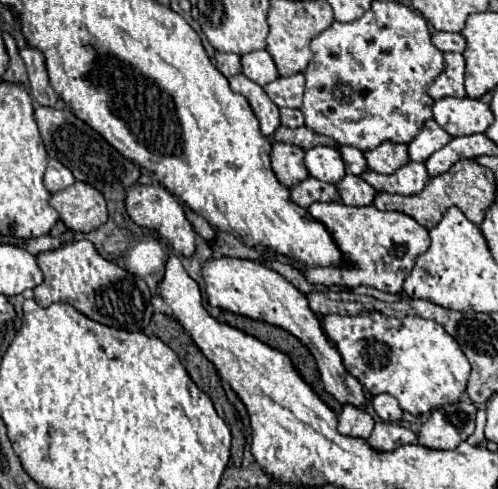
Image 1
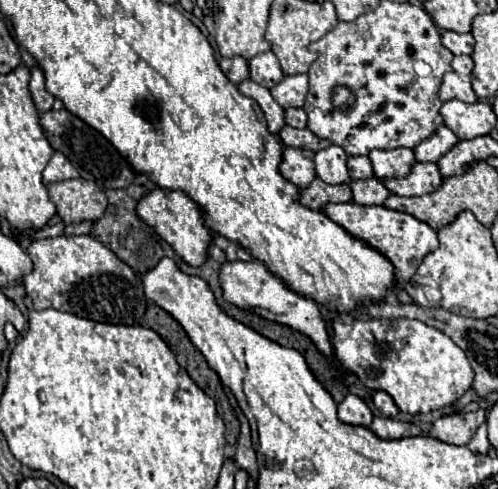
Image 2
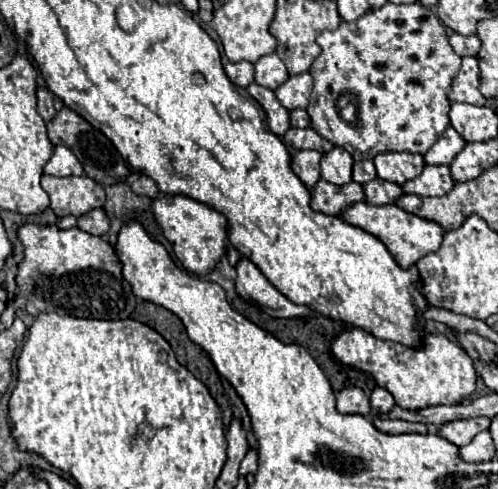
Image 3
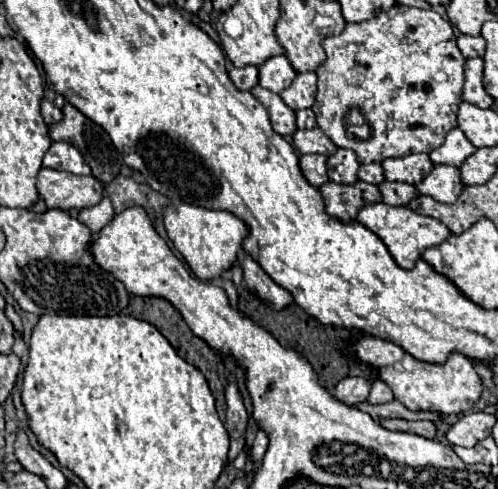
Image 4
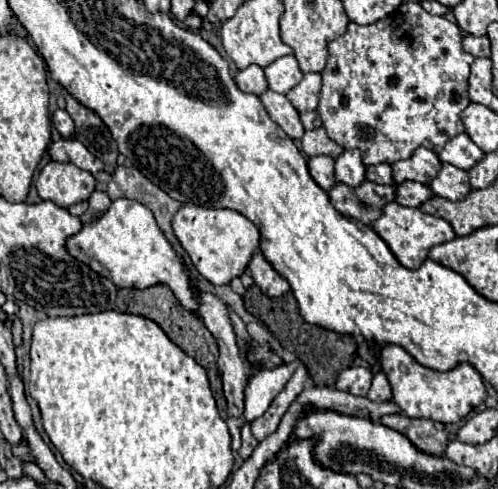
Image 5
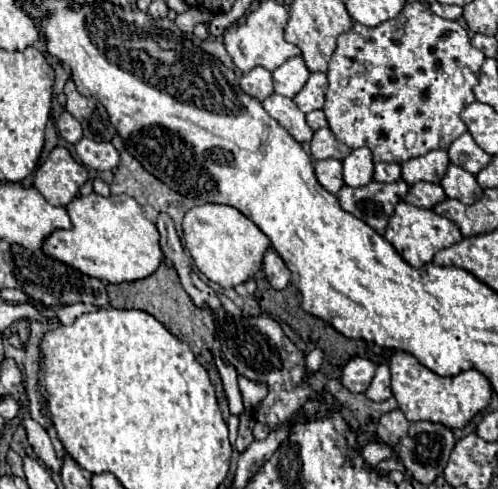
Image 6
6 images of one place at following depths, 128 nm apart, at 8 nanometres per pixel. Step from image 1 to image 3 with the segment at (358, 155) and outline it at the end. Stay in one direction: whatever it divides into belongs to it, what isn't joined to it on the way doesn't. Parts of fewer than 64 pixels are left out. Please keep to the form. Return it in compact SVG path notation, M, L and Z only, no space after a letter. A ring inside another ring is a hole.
M360 160L360 162L354 162L354 168L352 168L352 180L358 182L358 184L366 184L370 180L376 178L376 168L372 164L372 160Z

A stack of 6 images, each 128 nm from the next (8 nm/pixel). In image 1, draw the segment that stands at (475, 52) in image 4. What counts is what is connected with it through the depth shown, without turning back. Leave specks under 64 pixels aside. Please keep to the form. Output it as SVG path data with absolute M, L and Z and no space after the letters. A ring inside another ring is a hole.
M434 32L432 44L440 52L462 52L464 46L466 46L464 38L460 34L452 34L452 32Z

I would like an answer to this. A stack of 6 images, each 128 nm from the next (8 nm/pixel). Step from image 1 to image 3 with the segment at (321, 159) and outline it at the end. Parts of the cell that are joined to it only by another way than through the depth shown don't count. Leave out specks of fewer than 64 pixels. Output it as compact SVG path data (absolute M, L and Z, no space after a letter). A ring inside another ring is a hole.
M332 148L320 160L320 174L330 184L348 184L352 182L352 156L342 148Z

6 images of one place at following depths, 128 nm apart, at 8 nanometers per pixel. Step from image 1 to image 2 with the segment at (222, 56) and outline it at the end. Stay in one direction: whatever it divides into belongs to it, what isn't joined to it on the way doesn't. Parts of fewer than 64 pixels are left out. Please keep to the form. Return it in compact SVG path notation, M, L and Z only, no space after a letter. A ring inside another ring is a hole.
M232 56L232 58L220 58L220 68L226 74L226 78L234 84L240 84L242 80L248 78L248 60L242 56Z

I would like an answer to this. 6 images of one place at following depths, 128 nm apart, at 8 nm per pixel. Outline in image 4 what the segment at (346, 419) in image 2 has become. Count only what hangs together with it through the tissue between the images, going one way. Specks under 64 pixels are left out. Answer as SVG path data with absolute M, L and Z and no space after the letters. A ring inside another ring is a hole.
M344 378L334 388L334 396L346 406L356 406L360 402L366 402L368 392L370 384L364 378Z

